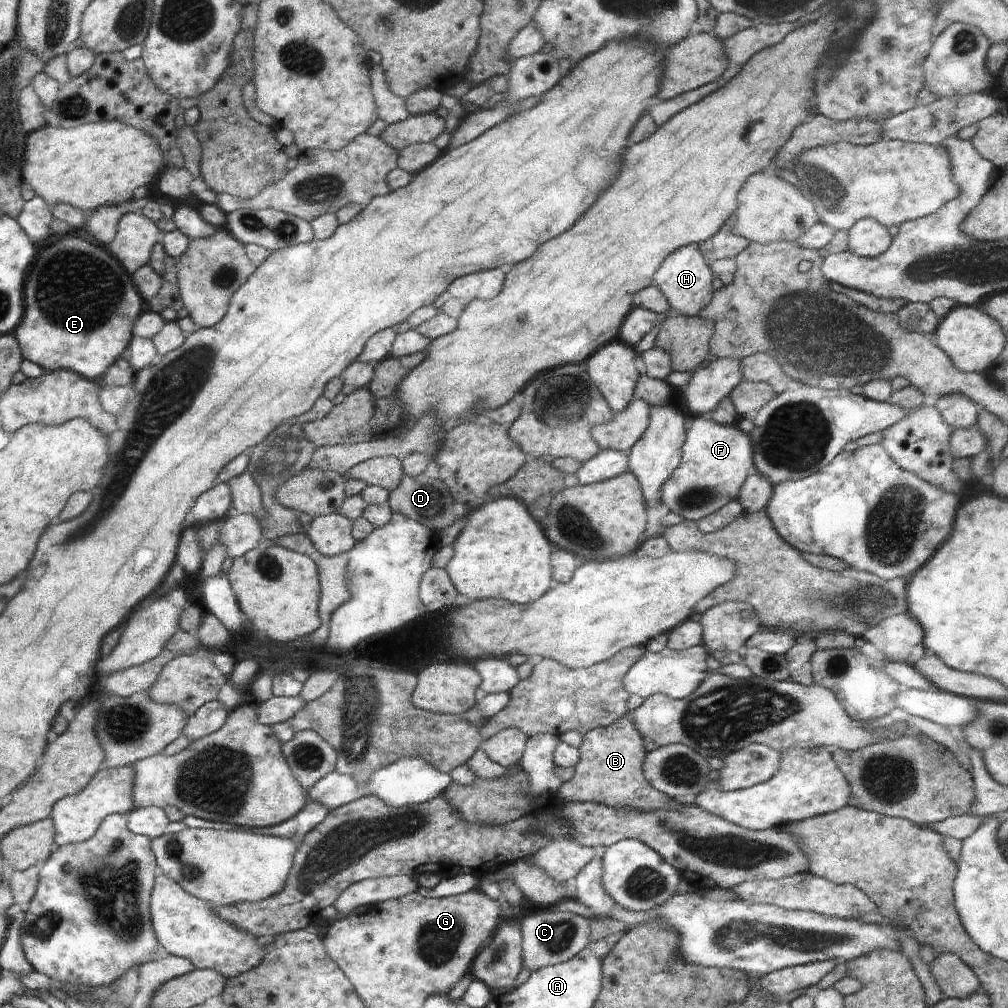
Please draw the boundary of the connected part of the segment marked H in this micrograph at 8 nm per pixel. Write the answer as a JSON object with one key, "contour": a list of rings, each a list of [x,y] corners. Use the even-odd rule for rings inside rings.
{"contour":[[[688,244],[684,248],[678,248],[676,252],[672,252],[662,266],[658,268],[658,272],[654,274],[654,285],[662,292],[666,302],[670,304],[671,311],[682,316],[696,317],[702,308],[712,301],[712,287],[714,282],[714,274],[710,272],[709,263],[704,261],[702,254],[697,248],[697,244]]]}

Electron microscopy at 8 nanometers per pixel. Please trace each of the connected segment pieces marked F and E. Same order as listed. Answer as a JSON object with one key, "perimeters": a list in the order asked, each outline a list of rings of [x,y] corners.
{"perimeters":[[[[697,416],[688,422],[682,461],[662,488],[662,504],[684,519],[698,521],[736,500],[754,467],[752,442],[737,424],[722,426],[709,417]]],[[[67,234],[52,238],[40,248],[30,280],[26,280],[26,320],[13,336],[23,359],[32,361],[46,371],[63,369],[87,380],[101,380],[106,370],[122,356],[132,338],[134,322],[142,312],[142,298],[136,292],[130,274],[106,250],[78,236]]]]}

